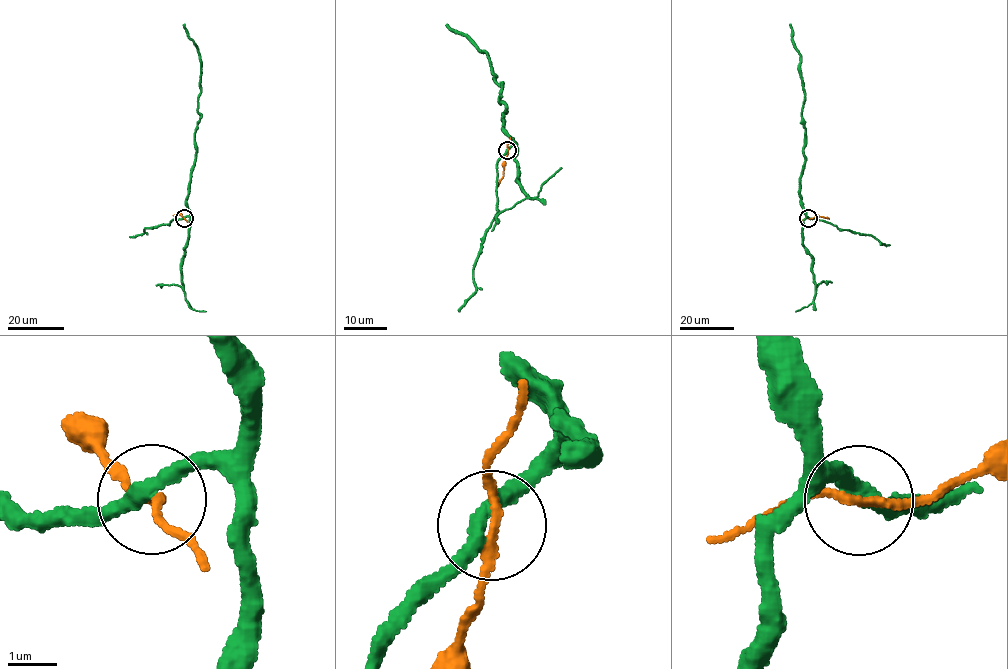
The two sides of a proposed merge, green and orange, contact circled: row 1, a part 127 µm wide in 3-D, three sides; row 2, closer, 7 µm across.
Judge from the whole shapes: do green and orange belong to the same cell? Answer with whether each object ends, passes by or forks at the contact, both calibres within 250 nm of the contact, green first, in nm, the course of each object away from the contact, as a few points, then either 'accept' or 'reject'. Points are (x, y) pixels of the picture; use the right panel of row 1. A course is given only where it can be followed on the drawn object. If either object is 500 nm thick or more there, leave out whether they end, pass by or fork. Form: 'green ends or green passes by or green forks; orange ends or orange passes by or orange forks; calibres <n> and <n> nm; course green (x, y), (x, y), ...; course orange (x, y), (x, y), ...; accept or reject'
green passes by; orange passes by; calibres 320 and 170 nm; course green (808, 218), (800, 194), (800, 174), (805, 162), (805, 127), (802, 116), (804, 89), (800, 54), (790, 23); course orange (808, 218), (829, 219); reject

